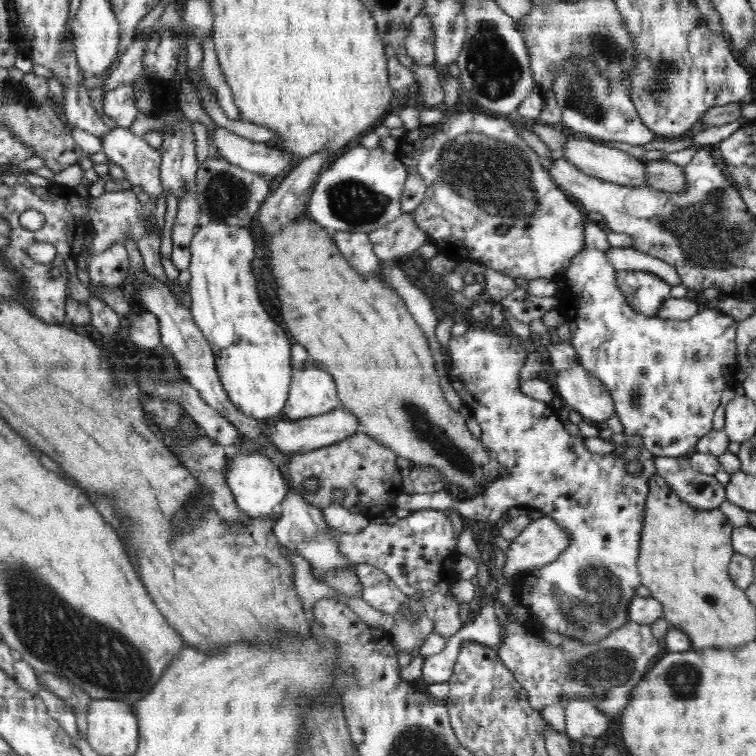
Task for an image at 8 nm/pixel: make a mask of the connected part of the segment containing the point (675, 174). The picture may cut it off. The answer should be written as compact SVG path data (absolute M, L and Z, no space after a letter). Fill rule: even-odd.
M668 160L647 161L647 184L654 190L684 192L686 190L685 166L678 166Z

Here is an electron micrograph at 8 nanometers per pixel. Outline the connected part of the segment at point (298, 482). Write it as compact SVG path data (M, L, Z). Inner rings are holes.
M358 430L353 436L305 453L294 453L286 462L288 479L306 499L306 503L318 509L325 509L333 504L334 490L344 490L343 507L352 513L364 515L368 519L386 516L396 509L396 499L401 492L404 472L396 467L398 455L392 449L379 444L370 436ZM308 478L318 481L319 489L315 493L306 493L302 482Z

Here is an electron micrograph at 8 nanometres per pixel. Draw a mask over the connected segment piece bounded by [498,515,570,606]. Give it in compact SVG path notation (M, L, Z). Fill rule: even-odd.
M547 515L530 521L524 530L520 532L519 536L510 543L509 549L505 554L506 561L502 570L504 584L500 586L500 592L498 592L498 604L503 606L520 605L517 602L516 592L514 592L513 586L510 584L514 574L519 571L538 568L555 561L560 556L560 553L569 545L569 542L568 533L554 519Z

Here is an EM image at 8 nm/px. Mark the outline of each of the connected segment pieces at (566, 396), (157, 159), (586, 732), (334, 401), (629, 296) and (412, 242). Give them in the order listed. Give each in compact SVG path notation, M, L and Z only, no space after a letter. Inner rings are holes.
M580 362L558 372L558 393L563 403L588 422L605 422L616 413L612 395L598 377L591 375Z
M117 126L99 138L106 156L124 169L128 187L140 186L146 194L161 196L162 157L159 150L136 136L131 128Z
M572 699L565 705L567 736L580 743L584 736L594 738L604 734L610 724L610 717L600 711L590 699Z
M309 362L293 374L289 398L282 413L292 421L326 414L342 406L337 395L333 377Z
M646 271L615 272L617 283L632 309L648 317L656 317L657 310L671 296L673 285L658 275Z
M402 213L396 220L369 232L369 239L381 261L396 261L423 244L432 243L430 236L414 222L412 213Z

